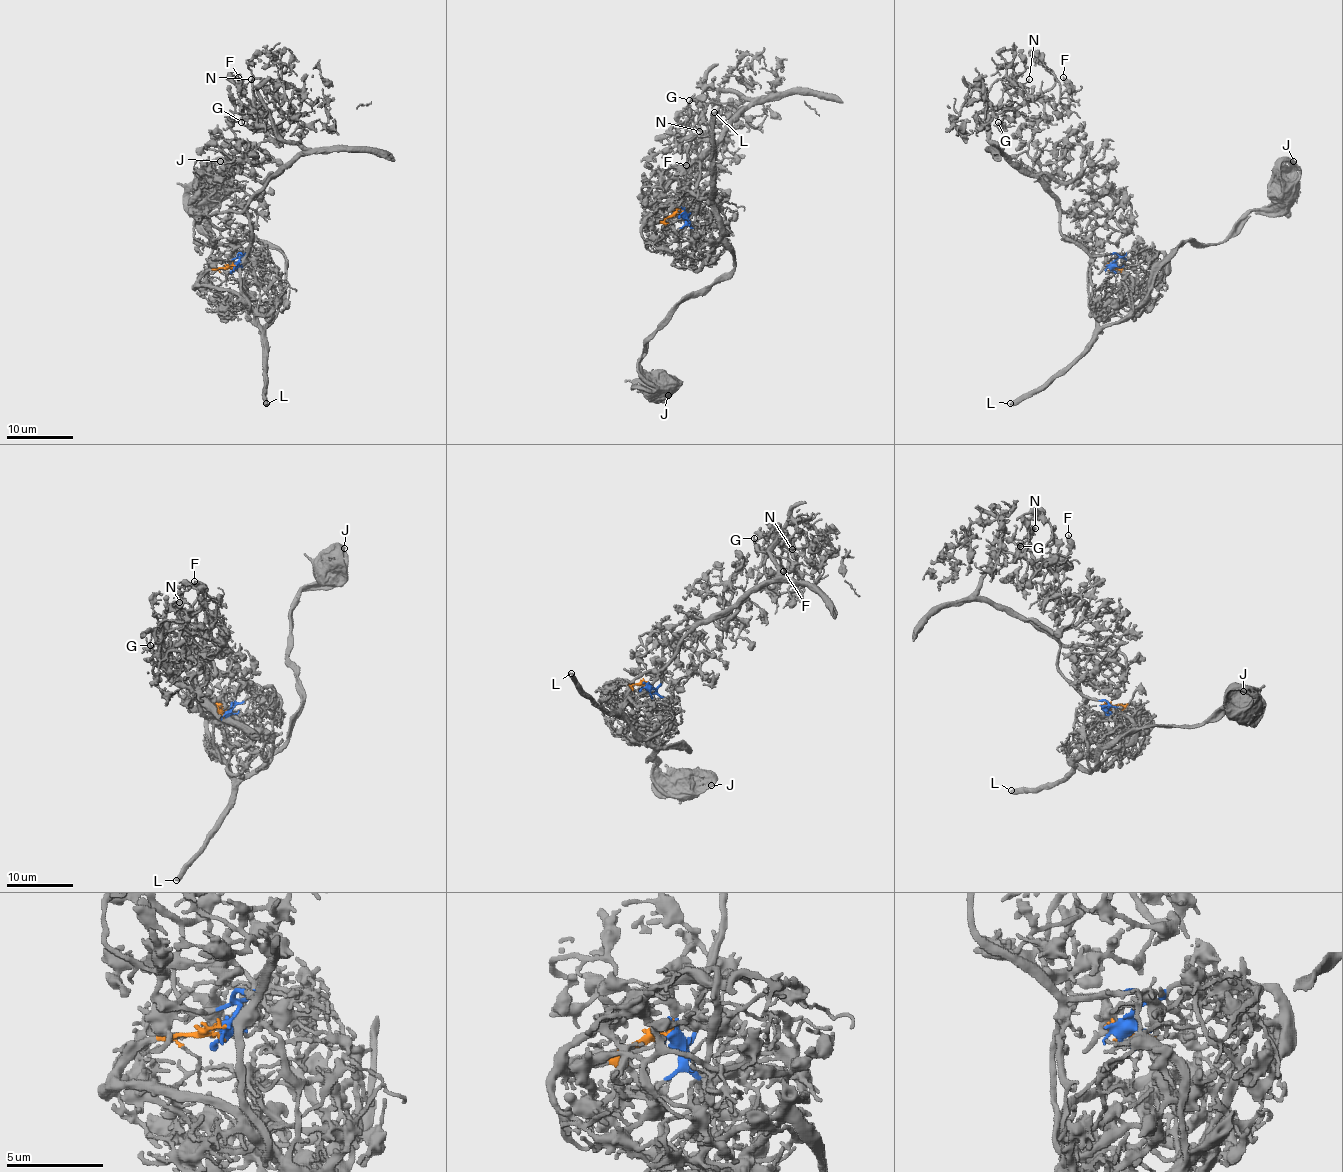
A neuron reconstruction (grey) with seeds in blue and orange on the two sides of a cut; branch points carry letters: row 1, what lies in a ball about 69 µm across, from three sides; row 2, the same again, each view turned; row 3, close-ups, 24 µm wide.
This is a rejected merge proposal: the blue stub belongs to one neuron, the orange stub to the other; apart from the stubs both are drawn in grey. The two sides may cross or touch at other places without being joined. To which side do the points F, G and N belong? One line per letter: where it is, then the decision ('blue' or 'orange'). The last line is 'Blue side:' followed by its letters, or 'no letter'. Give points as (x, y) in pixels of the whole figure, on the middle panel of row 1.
F: (686, 165) | blue
G: (689, 100) | blue
N: (699, 131) | blue
Blue side: F, G, N

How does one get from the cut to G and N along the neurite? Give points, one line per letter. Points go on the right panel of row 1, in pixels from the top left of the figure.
G: (1110, 268), (1115, 254), (1062, 233), (1059, 201), (989, 138), (989, 120), (1014, 112), (998, 122)
N: (1110, 268), (1115, 254), (1062, 233), (1059, 201), (989, 138), (1029, 78)

